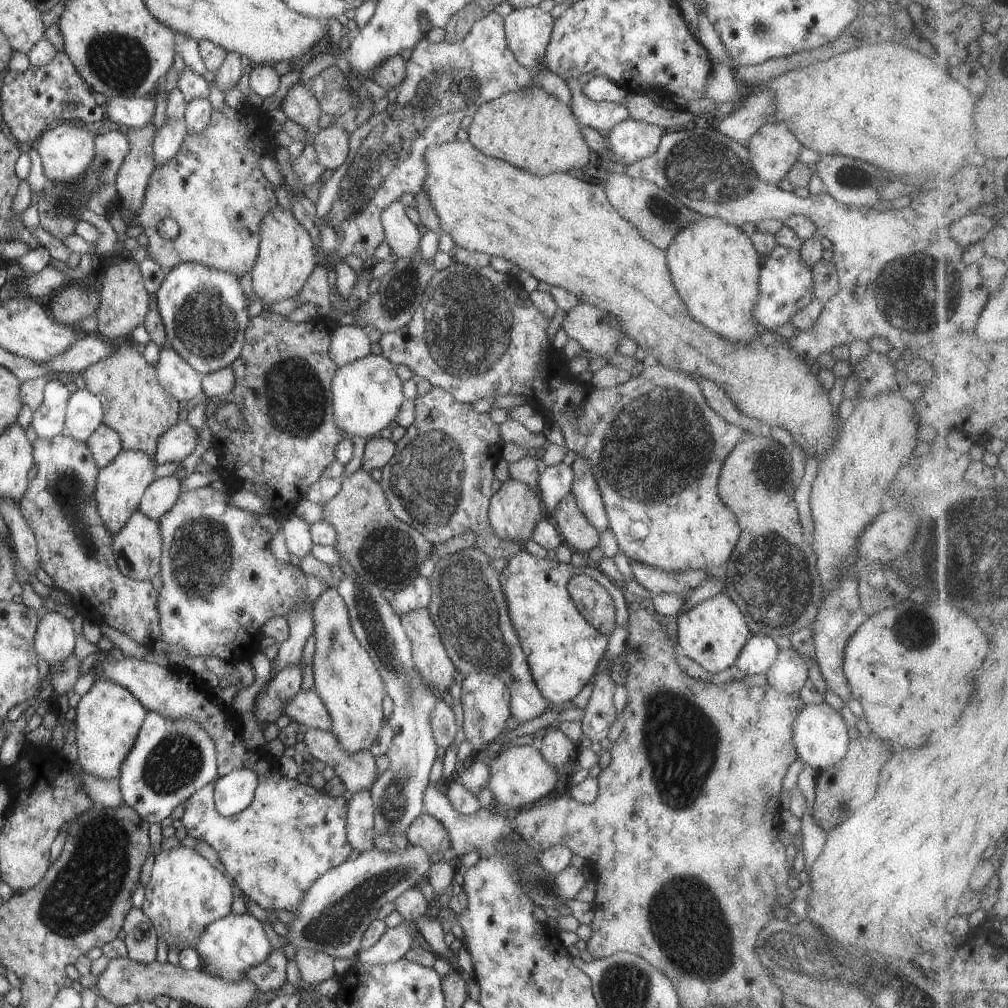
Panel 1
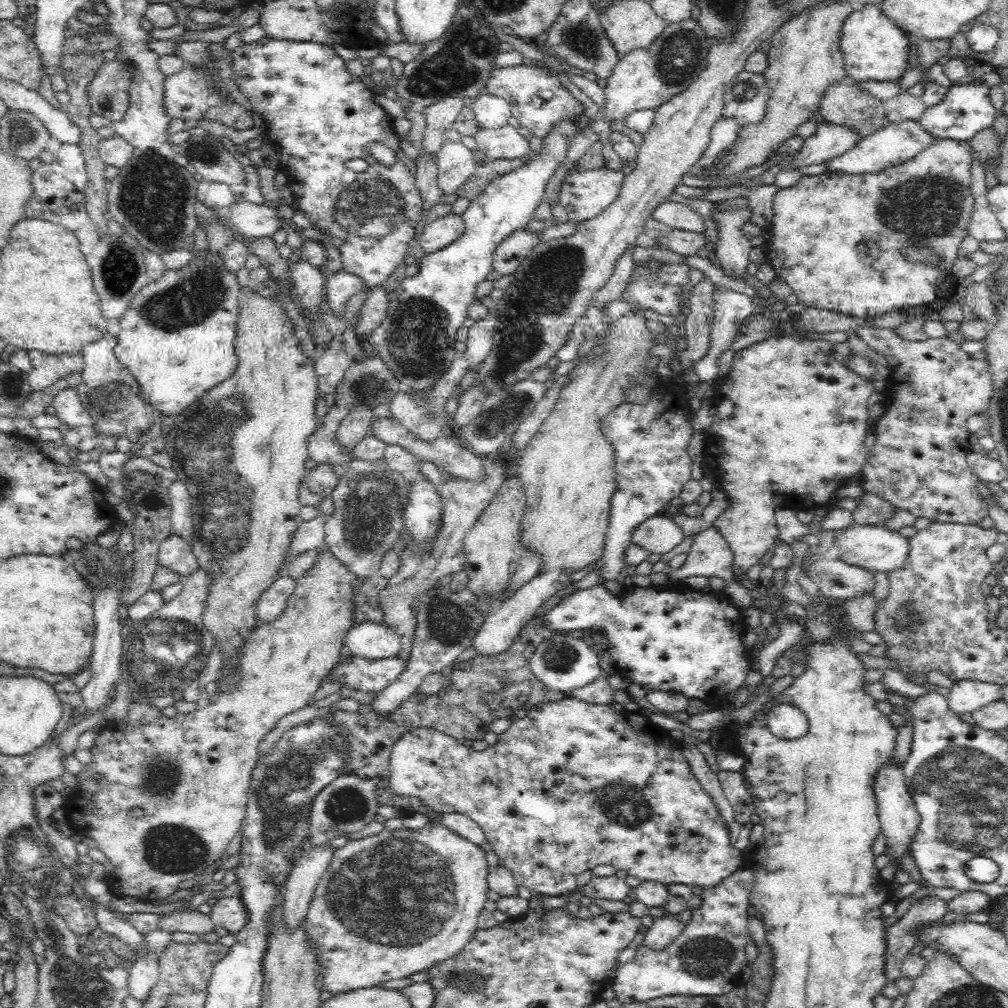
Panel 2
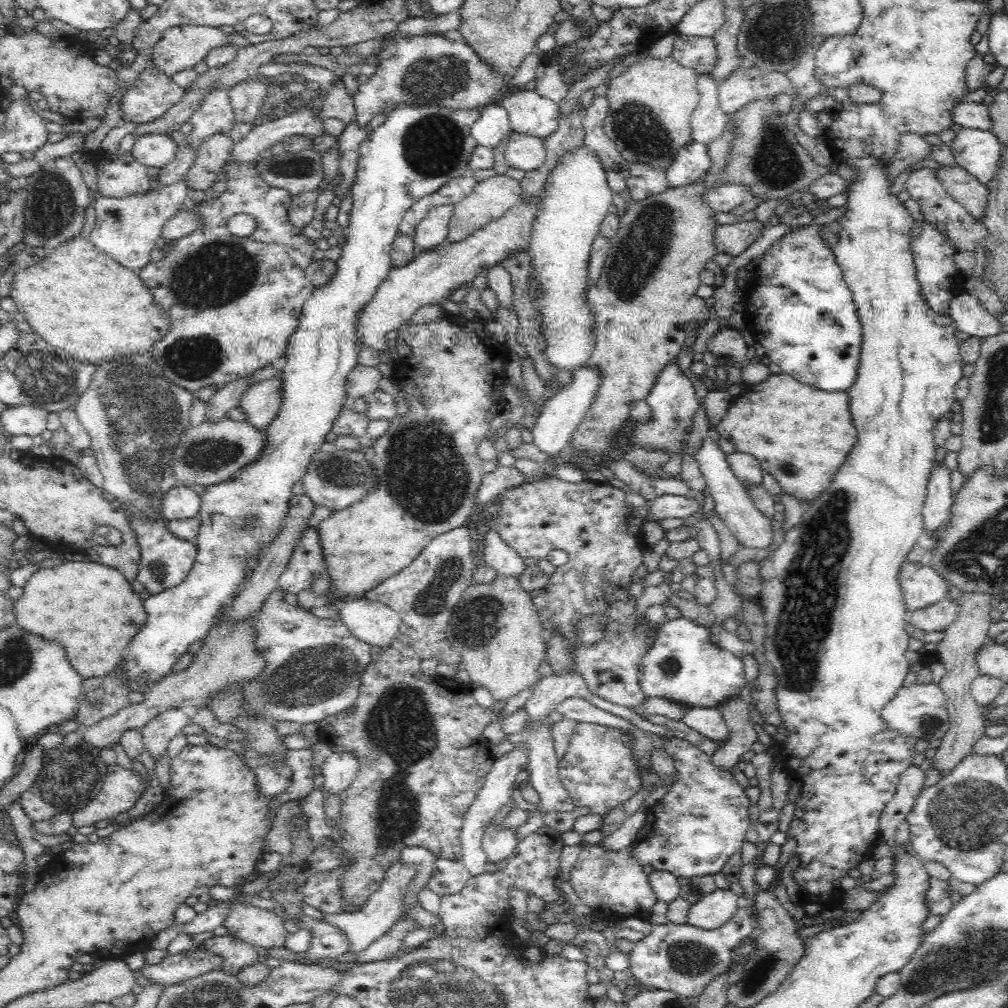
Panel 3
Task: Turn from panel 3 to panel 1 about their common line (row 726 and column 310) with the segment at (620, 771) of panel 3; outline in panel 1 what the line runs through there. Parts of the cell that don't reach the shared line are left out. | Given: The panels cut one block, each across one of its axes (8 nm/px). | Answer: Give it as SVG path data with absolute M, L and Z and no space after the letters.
M205 486L188 491L181 491L179 496L177 496L177 500L175 500L175 504L172 504L171 508L159 518L157 526L159 529L159 536L161 537L161 562L158 574L161 576L162 584L157 595L156 609L159 613L158 623L160 635L158 639L152 642L151 648L147 648L147 650L153 650L155 654L166 654L168 660L167 666L183 666L186 668L189 656L200 656L203 658L205 658L205 656L215 656L215 658L219 658L219 661L224 664L232 664L232 662L239 657L241 657L241 660L243 660L243 658L250 659L254 654L260 651L258 645L262 638L262 634L261 630L259 630L259 626L261 626L263 622L267 622L271 616L281 616L281 618L287 619L289 610L291 610L295 604L307 602L309 606L312 606L313 602L317 600L317 596L319 596L325 588L328 588L327 584L323 584L319 578L307 576L304 573L301 574L297 568L289 566L289 563L278 563L273 557L273 554L271 554L271 550L269 550L272 537L269 536L269 532L267 532L264 527L257 524L257 517L257 513L241 510L241 508L233 506L227 498L227 491L217 492L217 490L214 490L211 486Z

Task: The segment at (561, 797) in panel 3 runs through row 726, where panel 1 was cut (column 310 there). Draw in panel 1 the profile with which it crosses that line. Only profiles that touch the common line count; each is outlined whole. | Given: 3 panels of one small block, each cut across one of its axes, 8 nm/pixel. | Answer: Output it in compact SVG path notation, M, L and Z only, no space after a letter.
M292 514L281 522L281 534L285 548L289 555L301 560L310 553L312 543L310 540L310 525Z

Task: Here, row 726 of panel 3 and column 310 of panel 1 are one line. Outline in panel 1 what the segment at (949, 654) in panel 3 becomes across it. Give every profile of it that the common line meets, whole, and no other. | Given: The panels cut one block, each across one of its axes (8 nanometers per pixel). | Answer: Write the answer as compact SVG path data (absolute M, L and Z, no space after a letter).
M296 950L294 962L299 970L301 984L320 984L335 975L333 958L314 950Z

